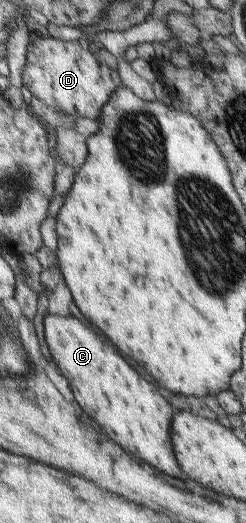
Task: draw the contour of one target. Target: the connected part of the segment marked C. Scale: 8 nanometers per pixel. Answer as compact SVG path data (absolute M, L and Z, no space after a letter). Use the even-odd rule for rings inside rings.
M49 313L45 326L50 351L63 376L71 382L81 408L91 414L117 444L129 448L129 452L137 452L139 430L139 456L155 468L169 472L169 476L184 478L169 442L171 408L161 392L125 360L115 344L111 344L101 332L93 330L87 322Z

